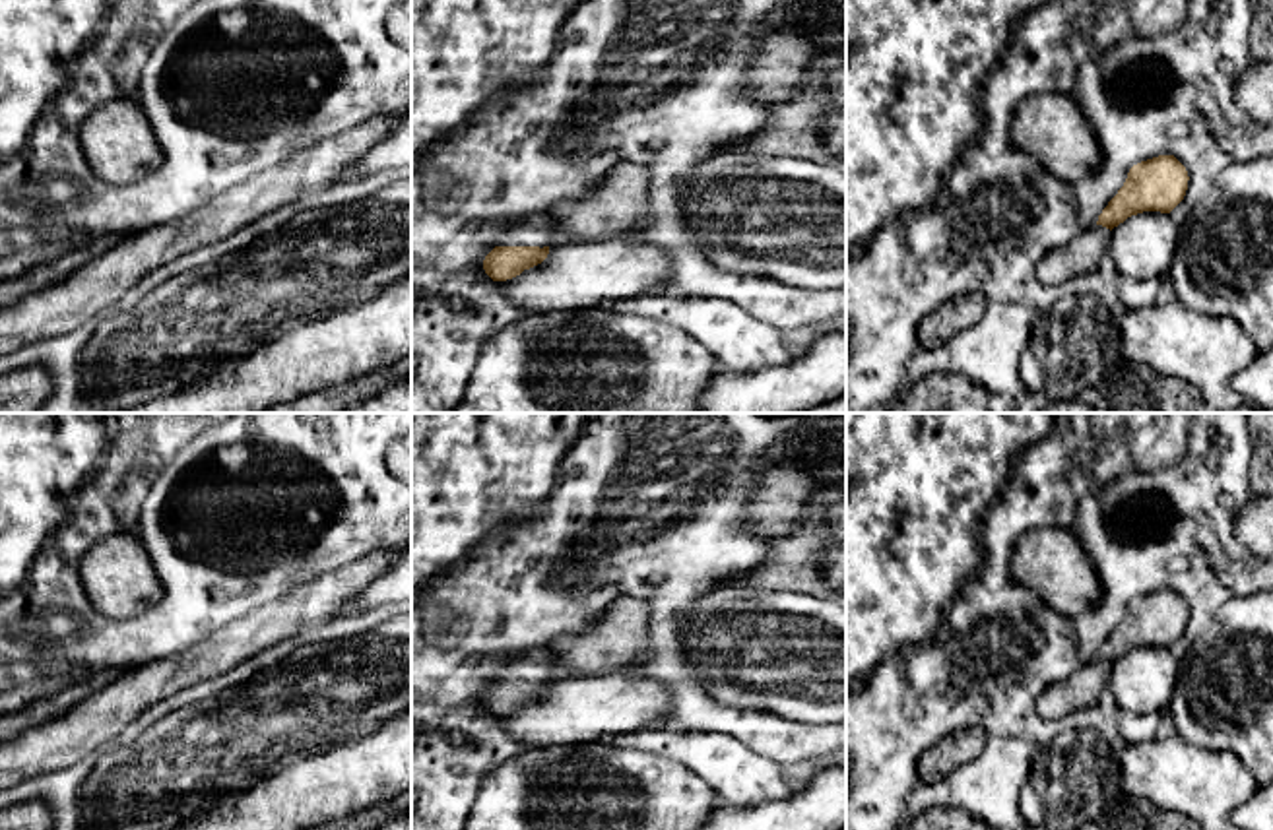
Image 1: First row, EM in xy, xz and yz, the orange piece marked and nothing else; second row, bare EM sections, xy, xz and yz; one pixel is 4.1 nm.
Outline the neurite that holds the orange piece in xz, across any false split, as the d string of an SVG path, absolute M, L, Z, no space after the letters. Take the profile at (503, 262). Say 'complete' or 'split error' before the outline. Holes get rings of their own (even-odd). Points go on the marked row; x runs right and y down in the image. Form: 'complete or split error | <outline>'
split error | M528 217L501 233L483 260L483 270L493 281L512 279L541 264L561 237L547 217Z

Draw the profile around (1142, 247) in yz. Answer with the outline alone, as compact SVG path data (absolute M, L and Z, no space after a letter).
M1143 211L1110 231L1106 266L1137 281L1159 279L1172 268L1178 225L1170 213Z

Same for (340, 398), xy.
M406 357L376 372L359 376L309 396L301 396L291 403L270 407L262 413L345 413L347 409L384 394L390 386L411 378L411 357Z

